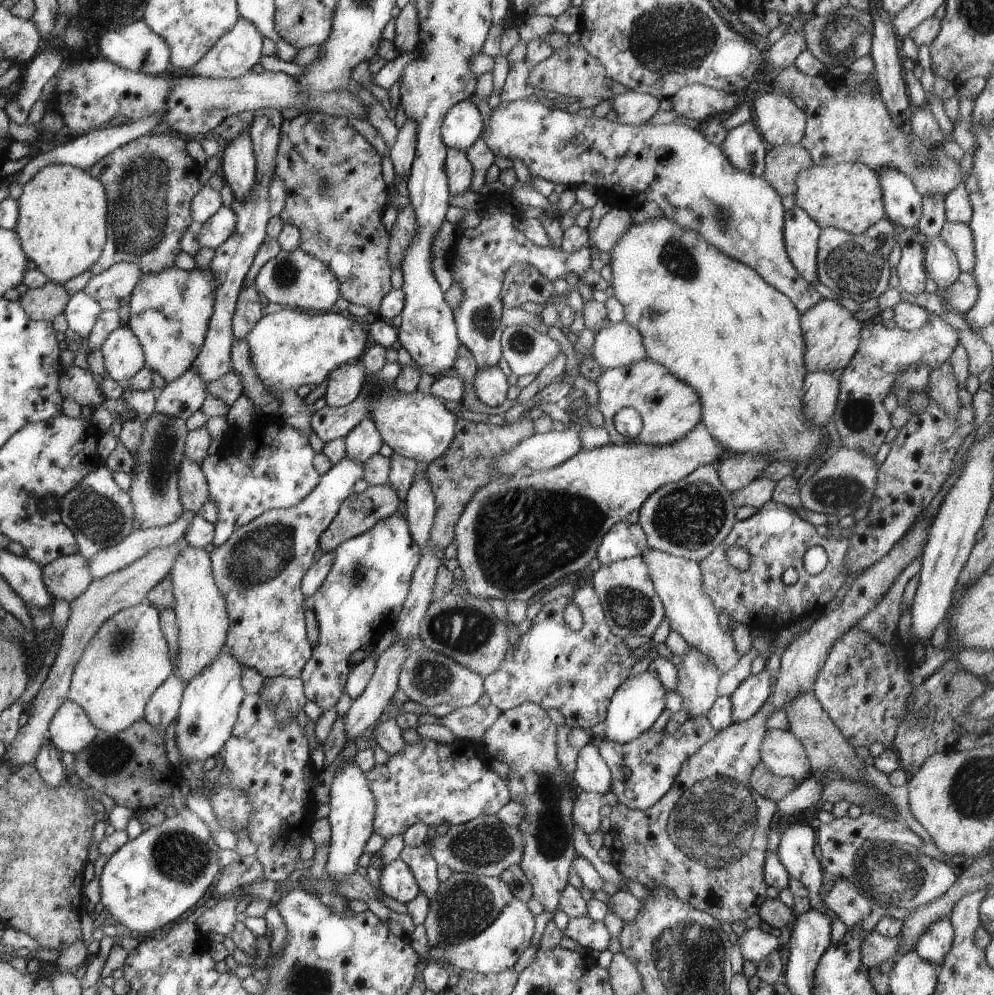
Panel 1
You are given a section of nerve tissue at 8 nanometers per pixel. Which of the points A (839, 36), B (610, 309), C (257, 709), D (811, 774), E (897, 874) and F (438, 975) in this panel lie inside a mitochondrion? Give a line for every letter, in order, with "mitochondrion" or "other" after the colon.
A: mitochondrion
B: other
C: other
D: other
E: mitochondrion
F: other

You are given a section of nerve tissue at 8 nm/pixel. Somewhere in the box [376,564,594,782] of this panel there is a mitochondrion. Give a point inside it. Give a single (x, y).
(462, 629)

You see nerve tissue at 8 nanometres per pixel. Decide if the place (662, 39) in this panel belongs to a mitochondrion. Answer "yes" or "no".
yes

